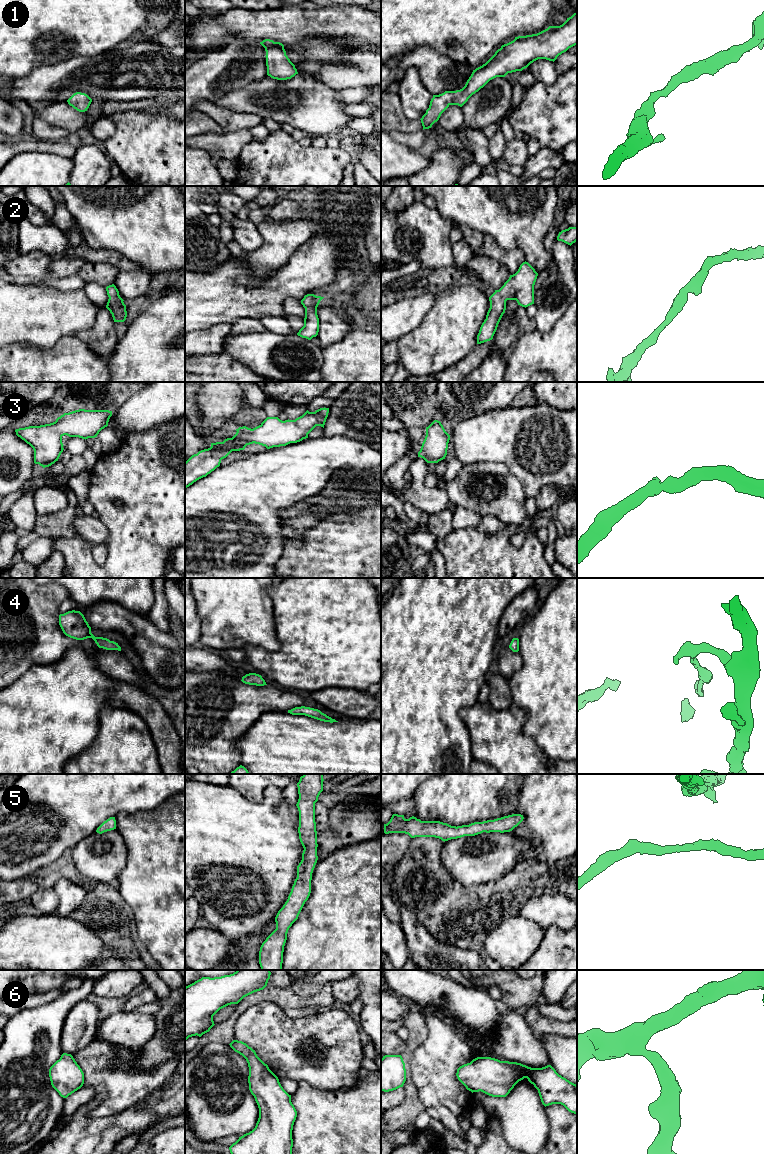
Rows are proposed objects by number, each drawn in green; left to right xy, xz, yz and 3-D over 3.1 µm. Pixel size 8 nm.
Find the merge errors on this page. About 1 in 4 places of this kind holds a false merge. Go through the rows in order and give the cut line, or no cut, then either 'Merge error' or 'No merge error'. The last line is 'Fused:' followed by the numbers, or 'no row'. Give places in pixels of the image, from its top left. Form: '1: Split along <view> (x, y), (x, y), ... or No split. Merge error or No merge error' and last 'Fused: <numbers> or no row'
1: No split. No merge error
2: No split. No merge error
3: No split. No merge error
4: No split. No merge error
5: No split. No merge error
6: No split. No merge error
Fused: no row

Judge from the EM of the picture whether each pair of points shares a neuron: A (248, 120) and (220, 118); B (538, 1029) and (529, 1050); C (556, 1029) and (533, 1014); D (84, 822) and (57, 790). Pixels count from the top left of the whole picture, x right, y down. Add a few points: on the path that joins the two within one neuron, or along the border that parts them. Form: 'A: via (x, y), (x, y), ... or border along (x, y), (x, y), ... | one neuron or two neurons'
A: via (241, 120), (227, 119) | one neuron
B: border along (522, 1015), (528, 1027), (539, 1037) | two neurons
C: via (550, 1026), (544, 1025), (539, 1020) | one neuron
D: via (76, 814), (63, 798) | one neuron

